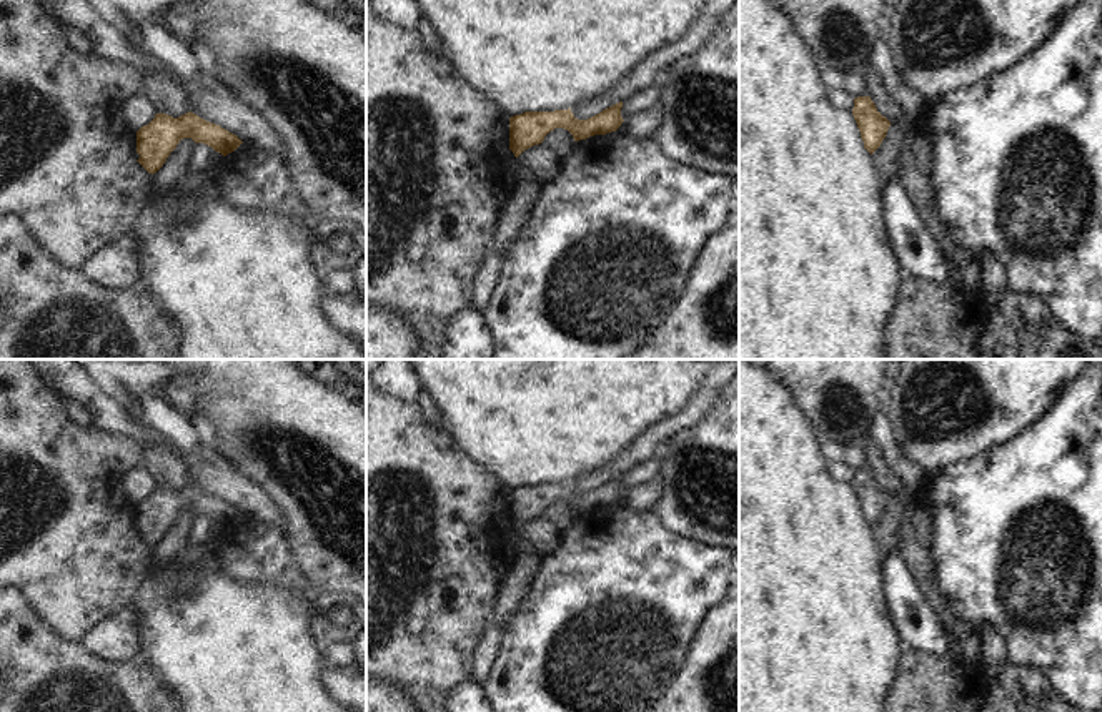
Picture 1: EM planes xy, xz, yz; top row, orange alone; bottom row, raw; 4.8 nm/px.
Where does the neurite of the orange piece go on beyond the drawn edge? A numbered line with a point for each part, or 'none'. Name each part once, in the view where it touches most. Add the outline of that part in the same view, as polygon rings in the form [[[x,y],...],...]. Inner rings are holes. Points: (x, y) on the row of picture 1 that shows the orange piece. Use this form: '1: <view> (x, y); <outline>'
none

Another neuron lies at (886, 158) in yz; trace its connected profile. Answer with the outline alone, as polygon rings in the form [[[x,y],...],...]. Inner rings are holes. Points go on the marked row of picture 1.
[[[891,123],[881,146],[871,155],[871,161],[882,181],[897,178],[901,153],[906,146],[902,125]]]

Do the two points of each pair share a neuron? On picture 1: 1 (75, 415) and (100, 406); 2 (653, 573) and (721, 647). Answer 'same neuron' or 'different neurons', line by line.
1: different neurons
2: different neurons

